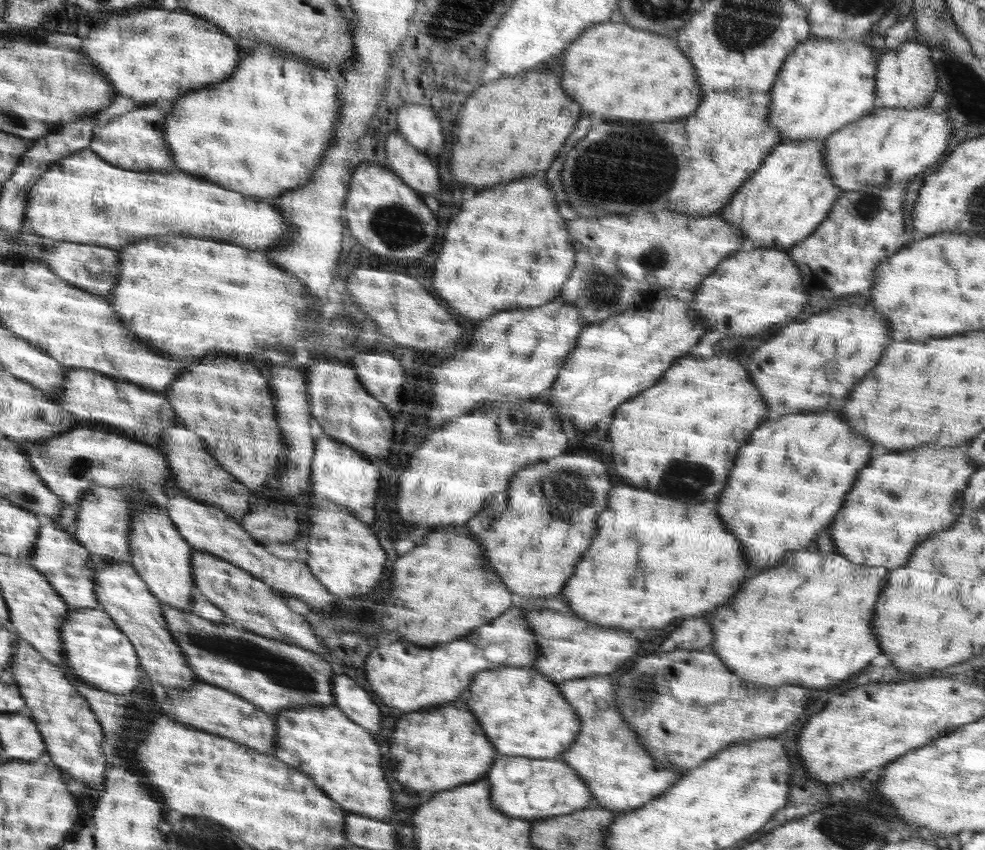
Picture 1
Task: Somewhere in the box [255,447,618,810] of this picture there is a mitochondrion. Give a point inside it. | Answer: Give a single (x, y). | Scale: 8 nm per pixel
(565, 492)

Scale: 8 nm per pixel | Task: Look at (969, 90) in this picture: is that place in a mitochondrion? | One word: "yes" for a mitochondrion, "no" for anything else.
yes

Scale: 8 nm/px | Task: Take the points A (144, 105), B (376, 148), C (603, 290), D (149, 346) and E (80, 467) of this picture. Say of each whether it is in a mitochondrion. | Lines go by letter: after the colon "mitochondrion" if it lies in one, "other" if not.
A: other
B: other
C: mitochondrion
D: other
E: mitochondrion

